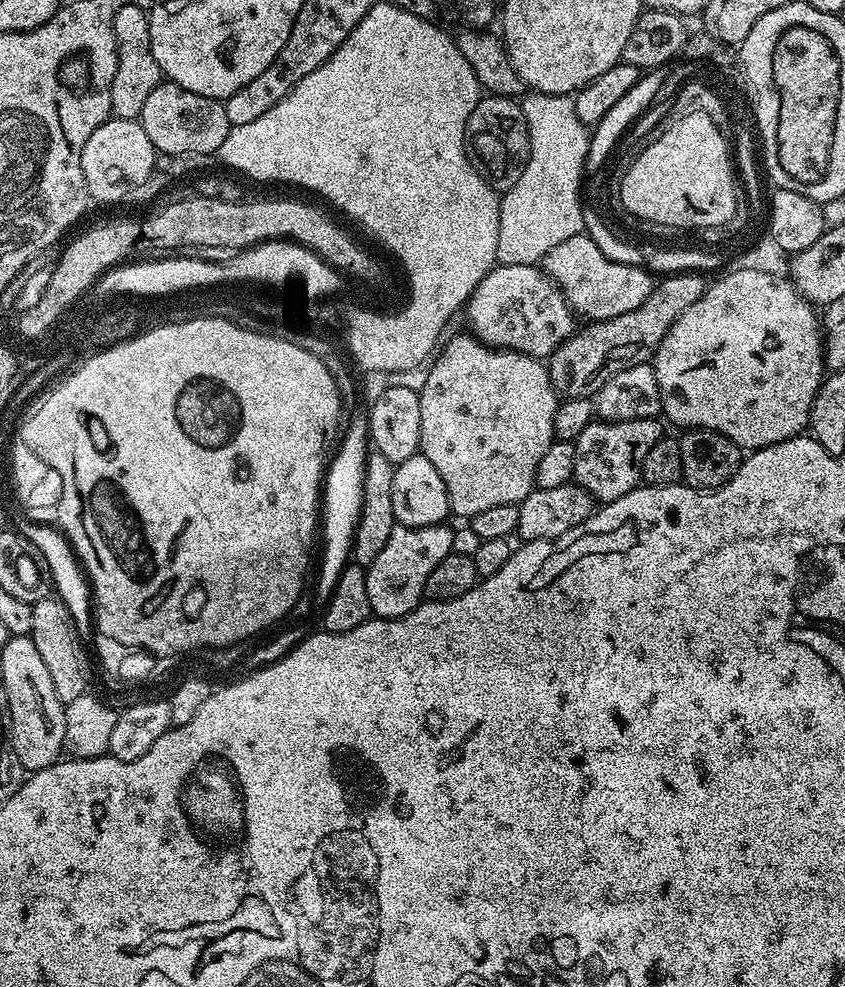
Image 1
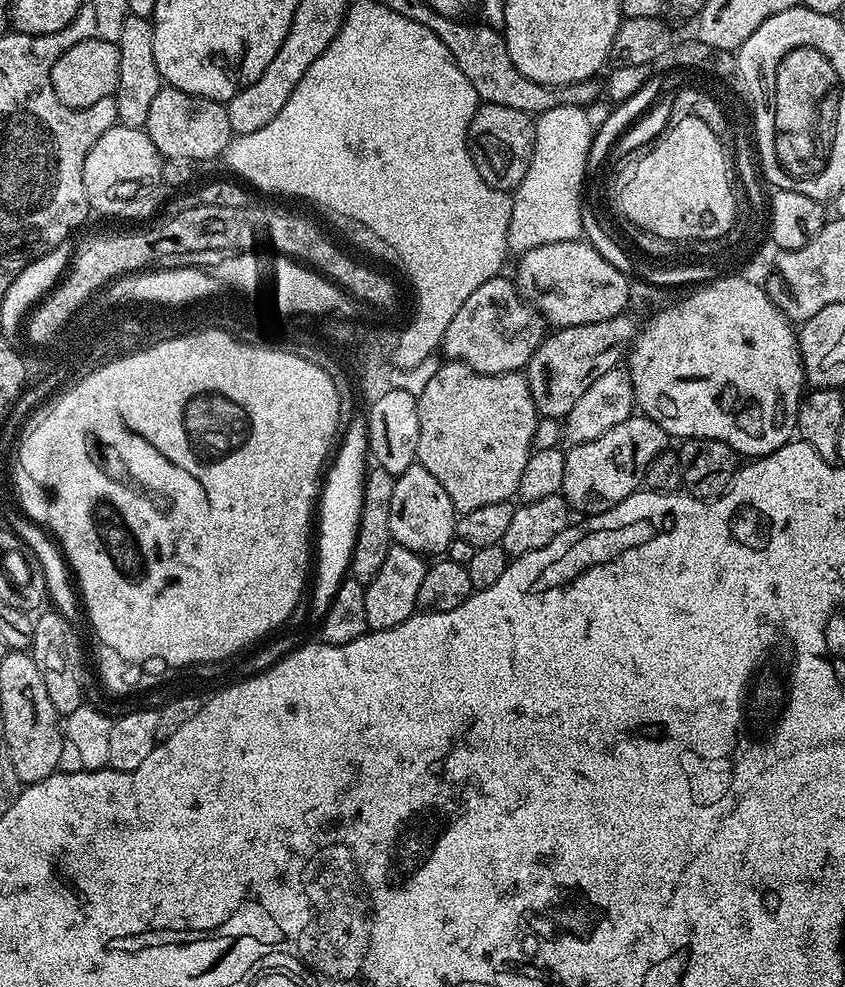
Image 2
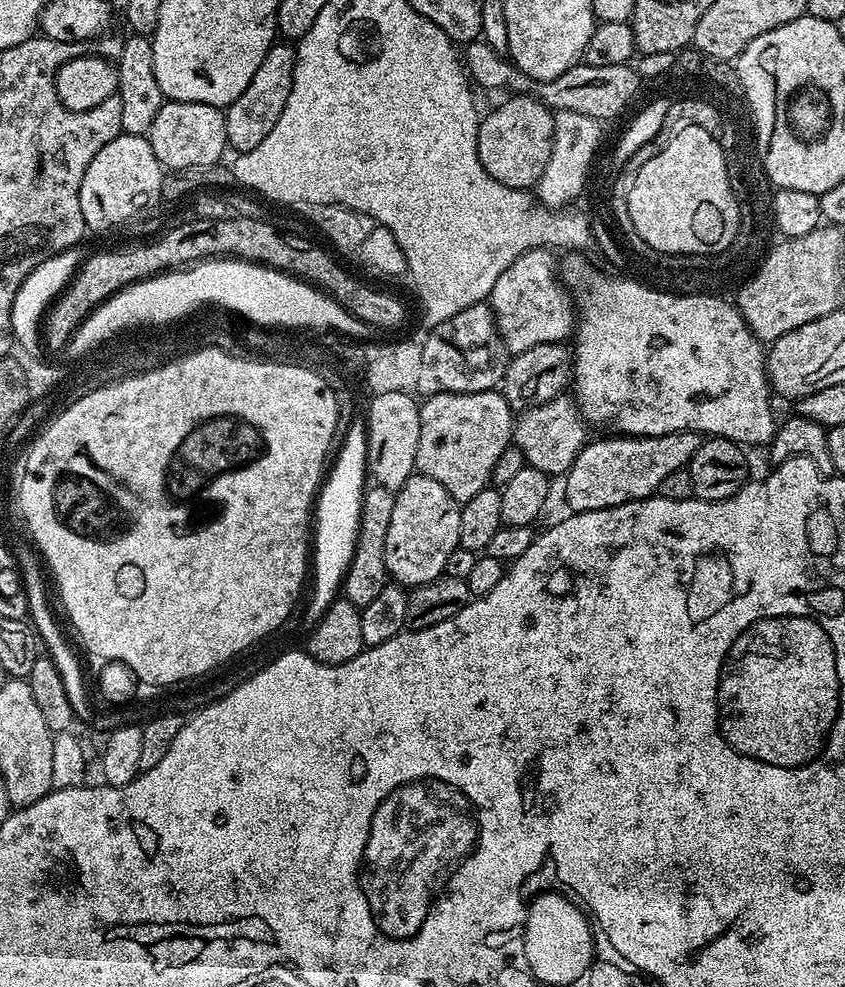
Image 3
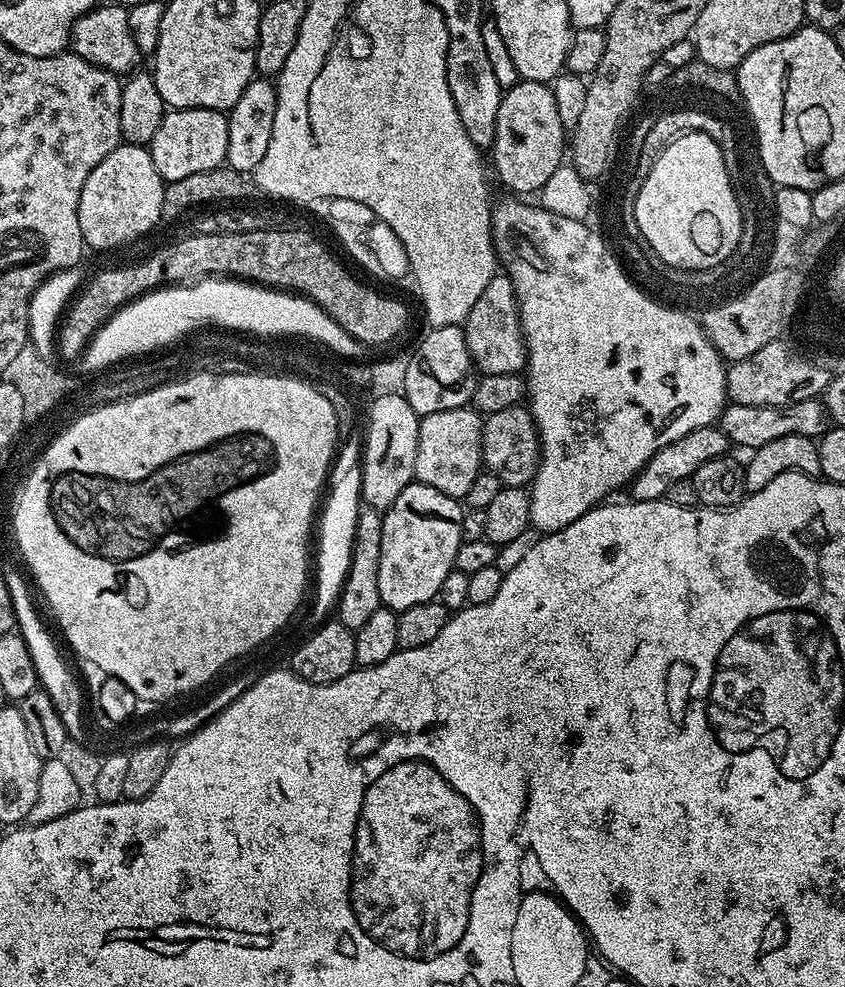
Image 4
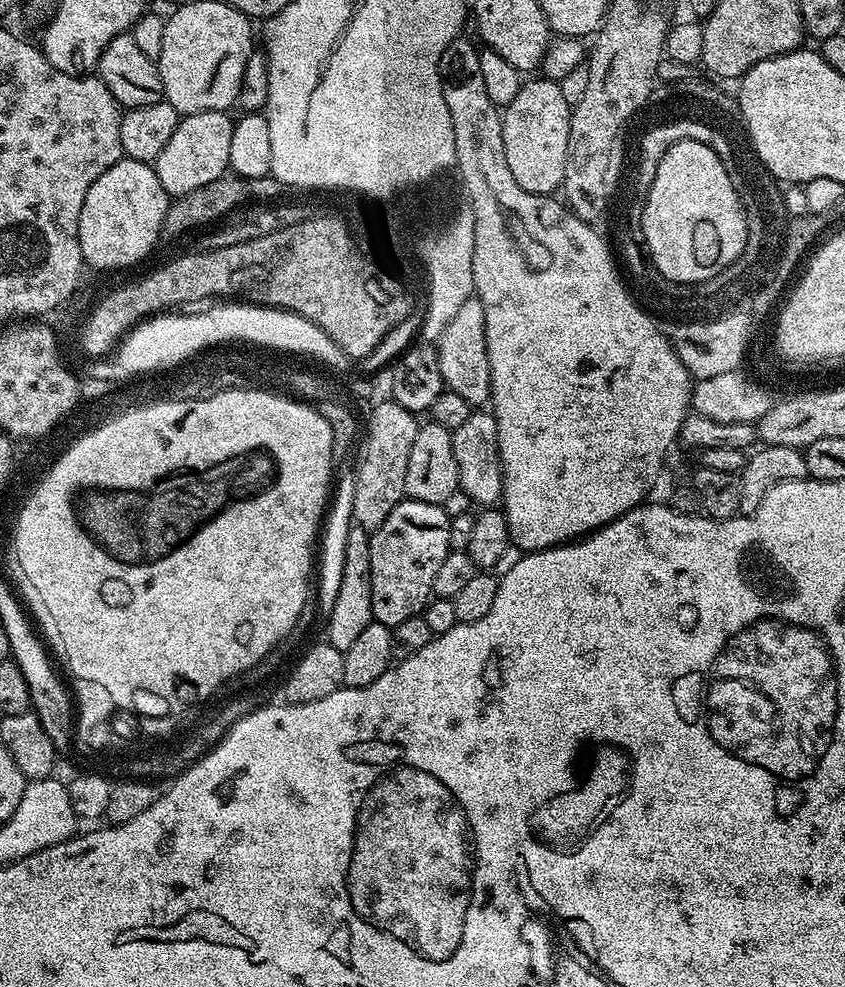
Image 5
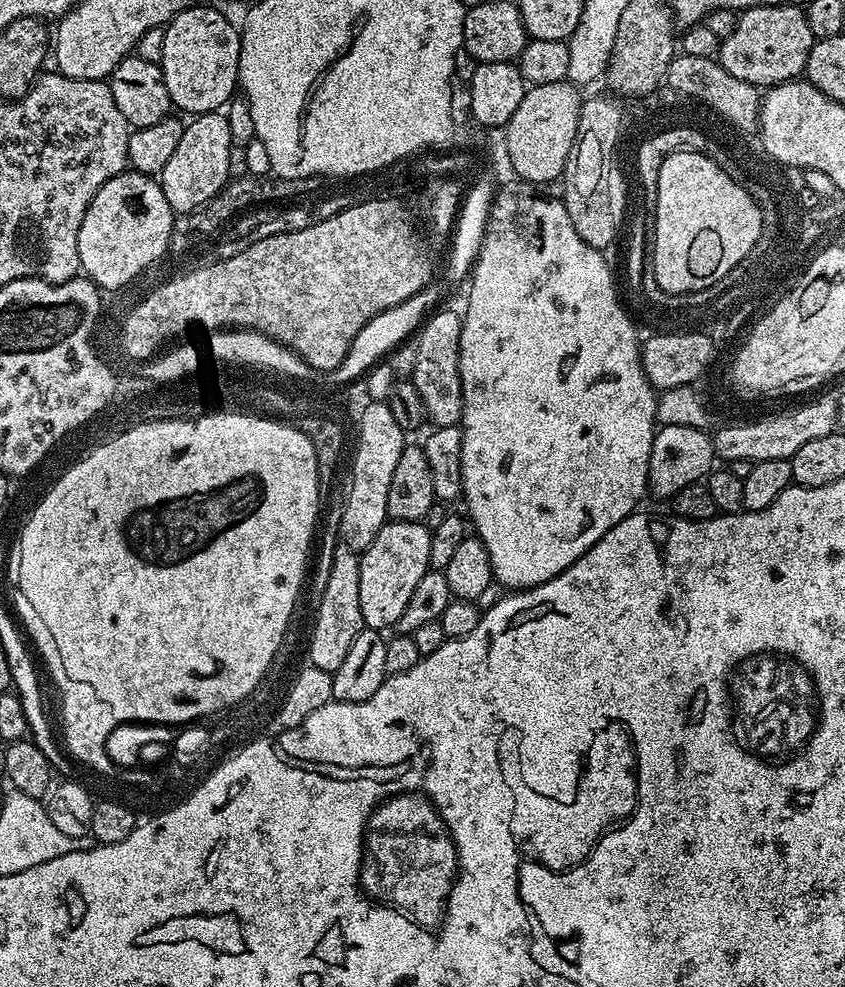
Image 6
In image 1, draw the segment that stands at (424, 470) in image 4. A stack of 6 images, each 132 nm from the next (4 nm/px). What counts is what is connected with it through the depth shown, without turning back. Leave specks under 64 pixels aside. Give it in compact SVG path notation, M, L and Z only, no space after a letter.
M449 335L443 341L438 355L431 361L428 368L426 382L419 385L418 388L420 409L422 410L420 452L426 458L430 458L430 463L434 466L434 470L438 470L438 474L442 474L442 482L446 482L446 494L448 495L448 507L451 515L453 517L464 516L464 518L470 518L474 514L479 514L480 511L487 510L487 508L493 506L520 505L528 497L532 489L536 487L538 462L542 462L542 454L546 454L546 450L550 450L556 435L556 410L558 405L558 393L556 387L552 385L552 378L543 359L528 356L524 352L512 352L506 348L491 348L480 339L477 339L475 335L467 335L452 337Z

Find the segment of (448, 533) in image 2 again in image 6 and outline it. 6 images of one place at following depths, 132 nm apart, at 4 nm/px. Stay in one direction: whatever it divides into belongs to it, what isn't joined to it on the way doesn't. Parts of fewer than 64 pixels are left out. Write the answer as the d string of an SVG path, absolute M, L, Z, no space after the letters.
M392 520L378 530L378 538L360 553L358 606L362 606L364 627L388 630L402 618L402 610L410 603L414 586L418 586L430 570L431 537L424 522Z

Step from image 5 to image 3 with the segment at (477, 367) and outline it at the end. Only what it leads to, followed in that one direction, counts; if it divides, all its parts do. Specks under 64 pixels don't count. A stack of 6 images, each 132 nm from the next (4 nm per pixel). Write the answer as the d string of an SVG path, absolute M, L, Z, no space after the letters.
M532 248L514 258L514 262L502 270L498 282L494 282L490 307L509 353L515 354L543 344L559 344L567 341L567 336L569 339L573 335L578 319L574 300L558 275L558 260L551 254L548 248Z

